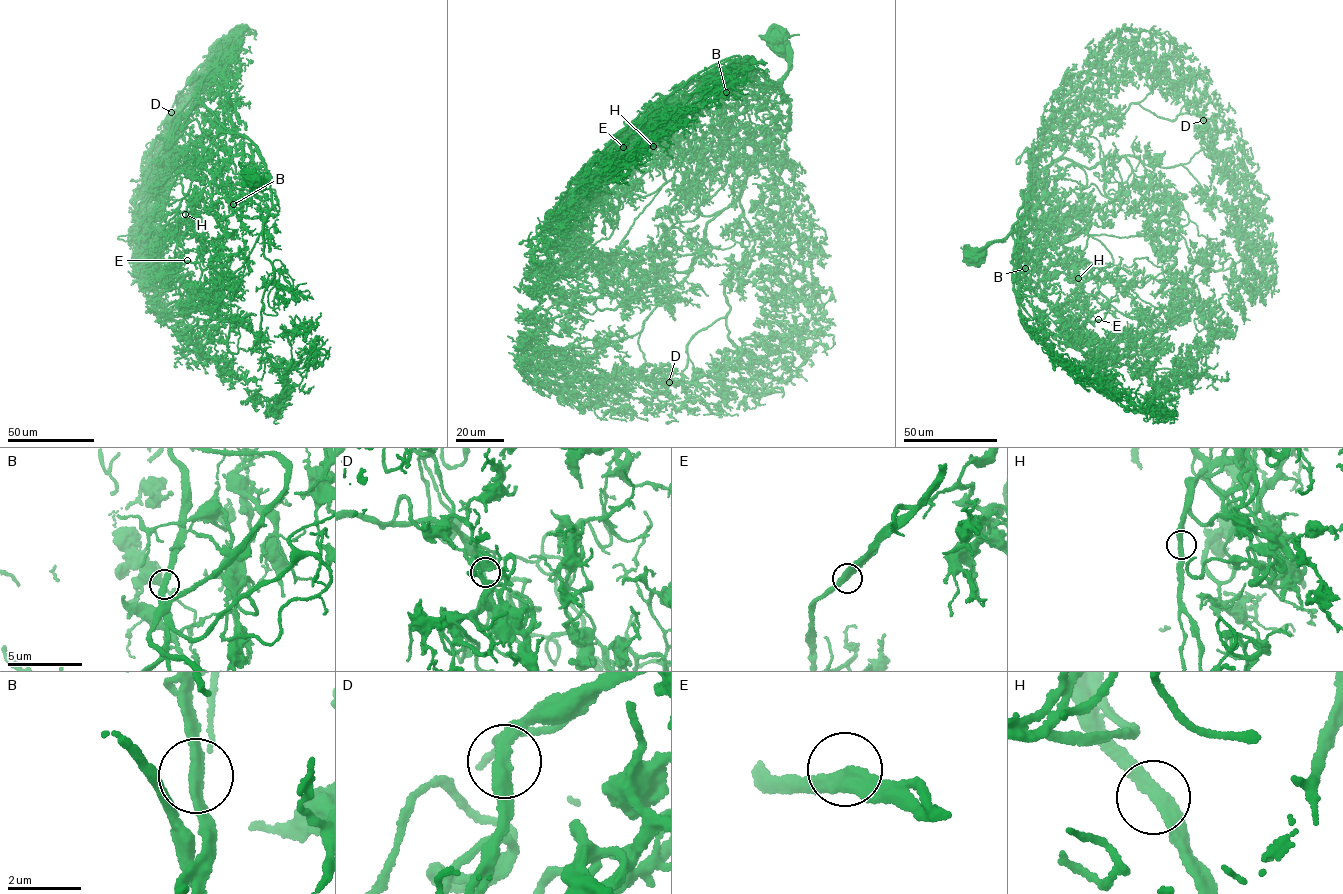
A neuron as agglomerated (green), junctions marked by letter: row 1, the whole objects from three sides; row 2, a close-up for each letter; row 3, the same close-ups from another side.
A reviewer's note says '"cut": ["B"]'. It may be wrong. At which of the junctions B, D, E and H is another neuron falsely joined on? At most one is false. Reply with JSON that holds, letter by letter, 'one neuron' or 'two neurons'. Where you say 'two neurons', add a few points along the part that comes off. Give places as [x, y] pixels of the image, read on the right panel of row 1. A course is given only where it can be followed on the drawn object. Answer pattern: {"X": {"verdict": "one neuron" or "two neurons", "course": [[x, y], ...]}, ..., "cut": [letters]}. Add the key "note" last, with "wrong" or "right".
{"B": {"verdict": "one neuron"}, "D": {"verdict": "one neuron"}, "E": {"verdict": "one neuron"}, "H": {"verdict": "one neuron"}, "cut": [], "note": "wrong"}

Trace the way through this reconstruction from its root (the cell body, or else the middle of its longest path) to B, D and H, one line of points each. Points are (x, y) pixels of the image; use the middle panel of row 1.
B: (774, 37), (774, 49), (788, 64), (779, 102), (762, 96), (742, 100), (726, 92)
D: (774, 37), (790, 129), (755, 153), (739, 201), (755, 242), (729, 309), (668, 382)
H: (774, 37), (788, 64), (779, 102), (752, 99), (705, 151), (677, 145), (661, 159), (653, 147)

